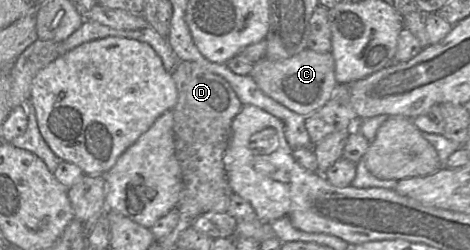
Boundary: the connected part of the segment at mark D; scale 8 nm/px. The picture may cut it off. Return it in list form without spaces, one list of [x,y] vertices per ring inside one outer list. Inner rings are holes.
[[[180,61],[171,76],[177,90],[177,102],[173,108],[175,155],[183,181],[183,188],[175,207],[182,217],[199,217],[207,212],[226,212],[230,196],[234,192],[227,179],[223,156],[229,144],[232,122],[243,104],[226,79],[196,62]]]

